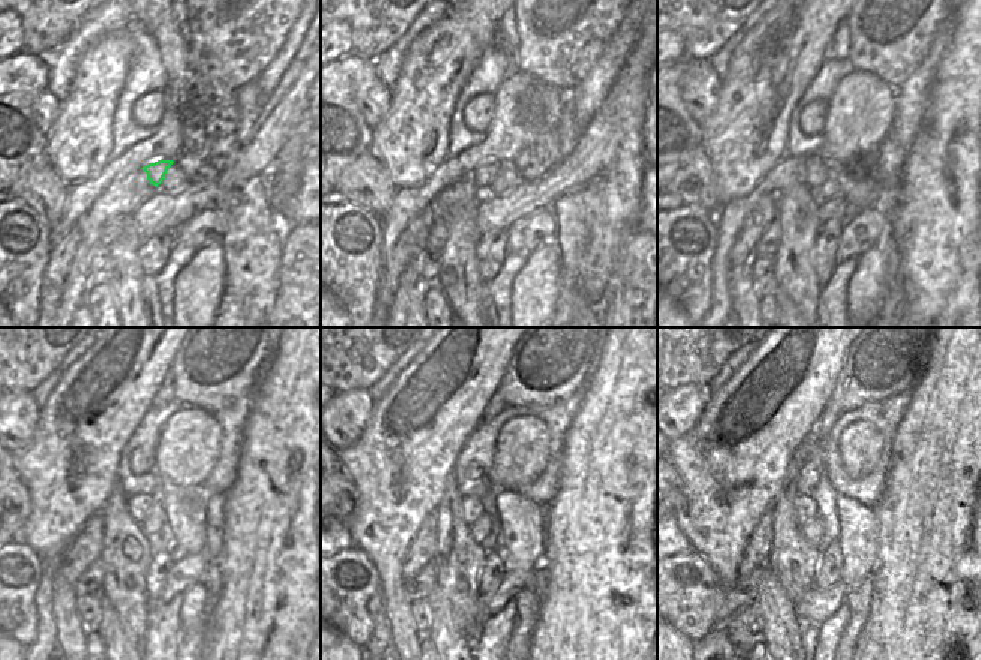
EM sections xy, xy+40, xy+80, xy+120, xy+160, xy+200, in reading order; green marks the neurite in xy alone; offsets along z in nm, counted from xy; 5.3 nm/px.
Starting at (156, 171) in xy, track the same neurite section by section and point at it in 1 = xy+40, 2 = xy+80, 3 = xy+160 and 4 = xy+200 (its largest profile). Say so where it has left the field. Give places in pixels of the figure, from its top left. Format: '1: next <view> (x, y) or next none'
1: next xy+40 (485, 174)
2: next xy+80 (816, 170)
3: next xy+160 (471, 506)
4: next xy+200 (806, 509)

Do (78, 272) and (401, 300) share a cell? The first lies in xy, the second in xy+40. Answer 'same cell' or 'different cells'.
same cell

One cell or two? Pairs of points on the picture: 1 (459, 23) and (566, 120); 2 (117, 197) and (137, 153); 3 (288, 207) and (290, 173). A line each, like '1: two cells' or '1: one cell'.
1: two cells
2: two cells
3: two cells

